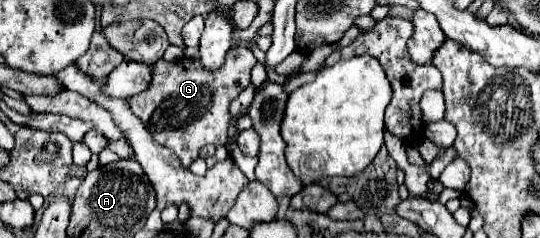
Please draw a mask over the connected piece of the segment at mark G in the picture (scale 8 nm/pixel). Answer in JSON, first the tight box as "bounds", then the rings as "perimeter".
{"bounds":[127,47,255,169],"perimeter":[[[245,47],[230,49],[225,56],[225,65],[217,73],[207,73],[201,65],[197,69],[179,69],[179,61],[159,59],[153,65],[149,87],[127,97],[127,105],[145,123],[153,139],[163,147],[169,147],[187,169],[199,157],[201,147],[209,143],[227,143],[229,103],[249,85],[255,61],[255,56]]]}

